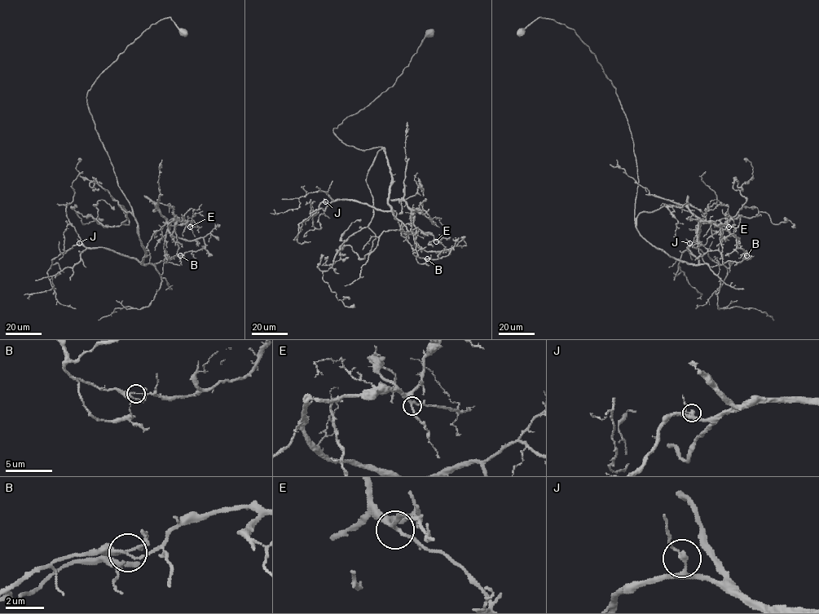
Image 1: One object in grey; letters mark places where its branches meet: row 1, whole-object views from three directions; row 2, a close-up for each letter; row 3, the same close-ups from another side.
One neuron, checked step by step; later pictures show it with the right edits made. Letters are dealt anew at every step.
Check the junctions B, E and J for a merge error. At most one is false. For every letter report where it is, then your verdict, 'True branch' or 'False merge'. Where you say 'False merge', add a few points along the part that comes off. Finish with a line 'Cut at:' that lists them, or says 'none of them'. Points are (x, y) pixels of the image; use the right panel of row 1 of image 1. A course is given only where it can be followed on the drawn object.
B: Place: (746, 255). False merge. Course of the part to remove: (746, 255), (737, 247), (739, 239), (728, 231), (703, 223), (683, 205), (650, 195), (623, 169), (609, 164)
E: Place: (728, 227). True branch
J: Place: (689, 243). True branch
Cut at: B

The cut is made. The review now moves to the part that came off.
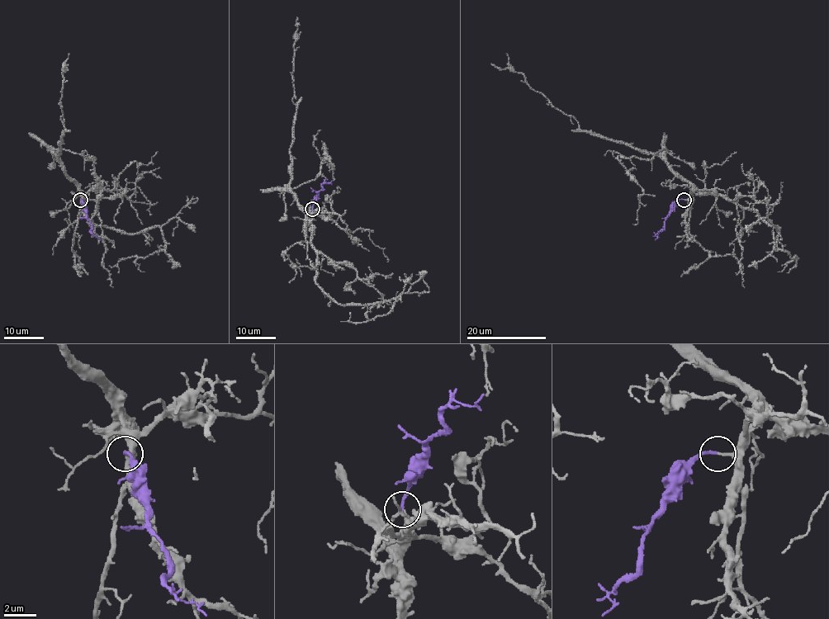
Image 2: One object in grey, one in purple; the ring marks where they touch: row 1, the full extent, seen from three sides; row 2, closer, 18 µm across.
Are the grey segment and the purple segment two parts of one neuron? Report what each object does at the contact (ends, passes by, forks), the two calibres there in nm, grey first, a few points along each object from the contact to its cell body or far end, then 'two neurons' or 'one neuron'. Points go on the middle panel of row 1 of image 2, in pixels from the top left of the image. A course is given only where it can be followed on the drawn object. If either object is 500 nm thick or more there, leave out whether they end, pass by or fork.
grey ends | purple ends | 180/190 nm | grey via (313, 209), (312, 219), (290, 189), (290, 149), (294, 139), (296, 108), (291, 100), (291, 73), (297, 16) | purple via (312, 209), (315, 198), (323, 189), (322, 186), (333, 181) | one neuron

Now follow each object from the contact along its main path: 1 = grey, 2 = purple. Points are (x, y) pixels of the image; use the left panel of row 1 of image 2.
1: (81, 199), (80, 186), (59, 160), (59, 144), (64, 130), (60, 99), (65, 63)
2: (80, 199), (90, 231), (101, 240)

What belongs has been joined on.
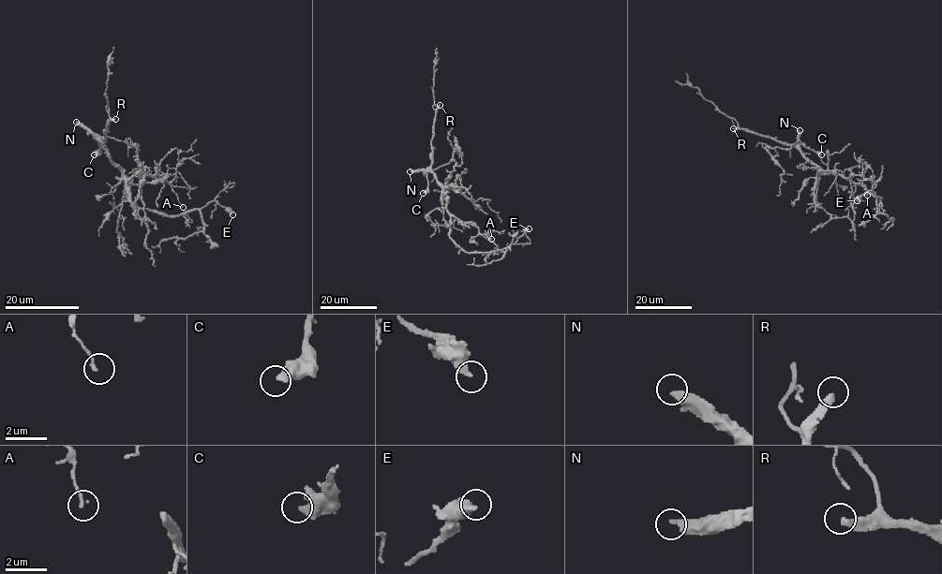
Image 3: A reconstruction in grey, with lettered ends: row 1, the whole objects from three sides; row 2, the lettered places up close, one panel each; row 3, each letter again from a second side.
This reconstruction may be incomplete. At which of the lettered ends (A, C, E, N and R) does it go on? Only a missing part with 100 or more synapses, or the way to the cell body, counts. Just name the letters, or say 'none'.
N, R

